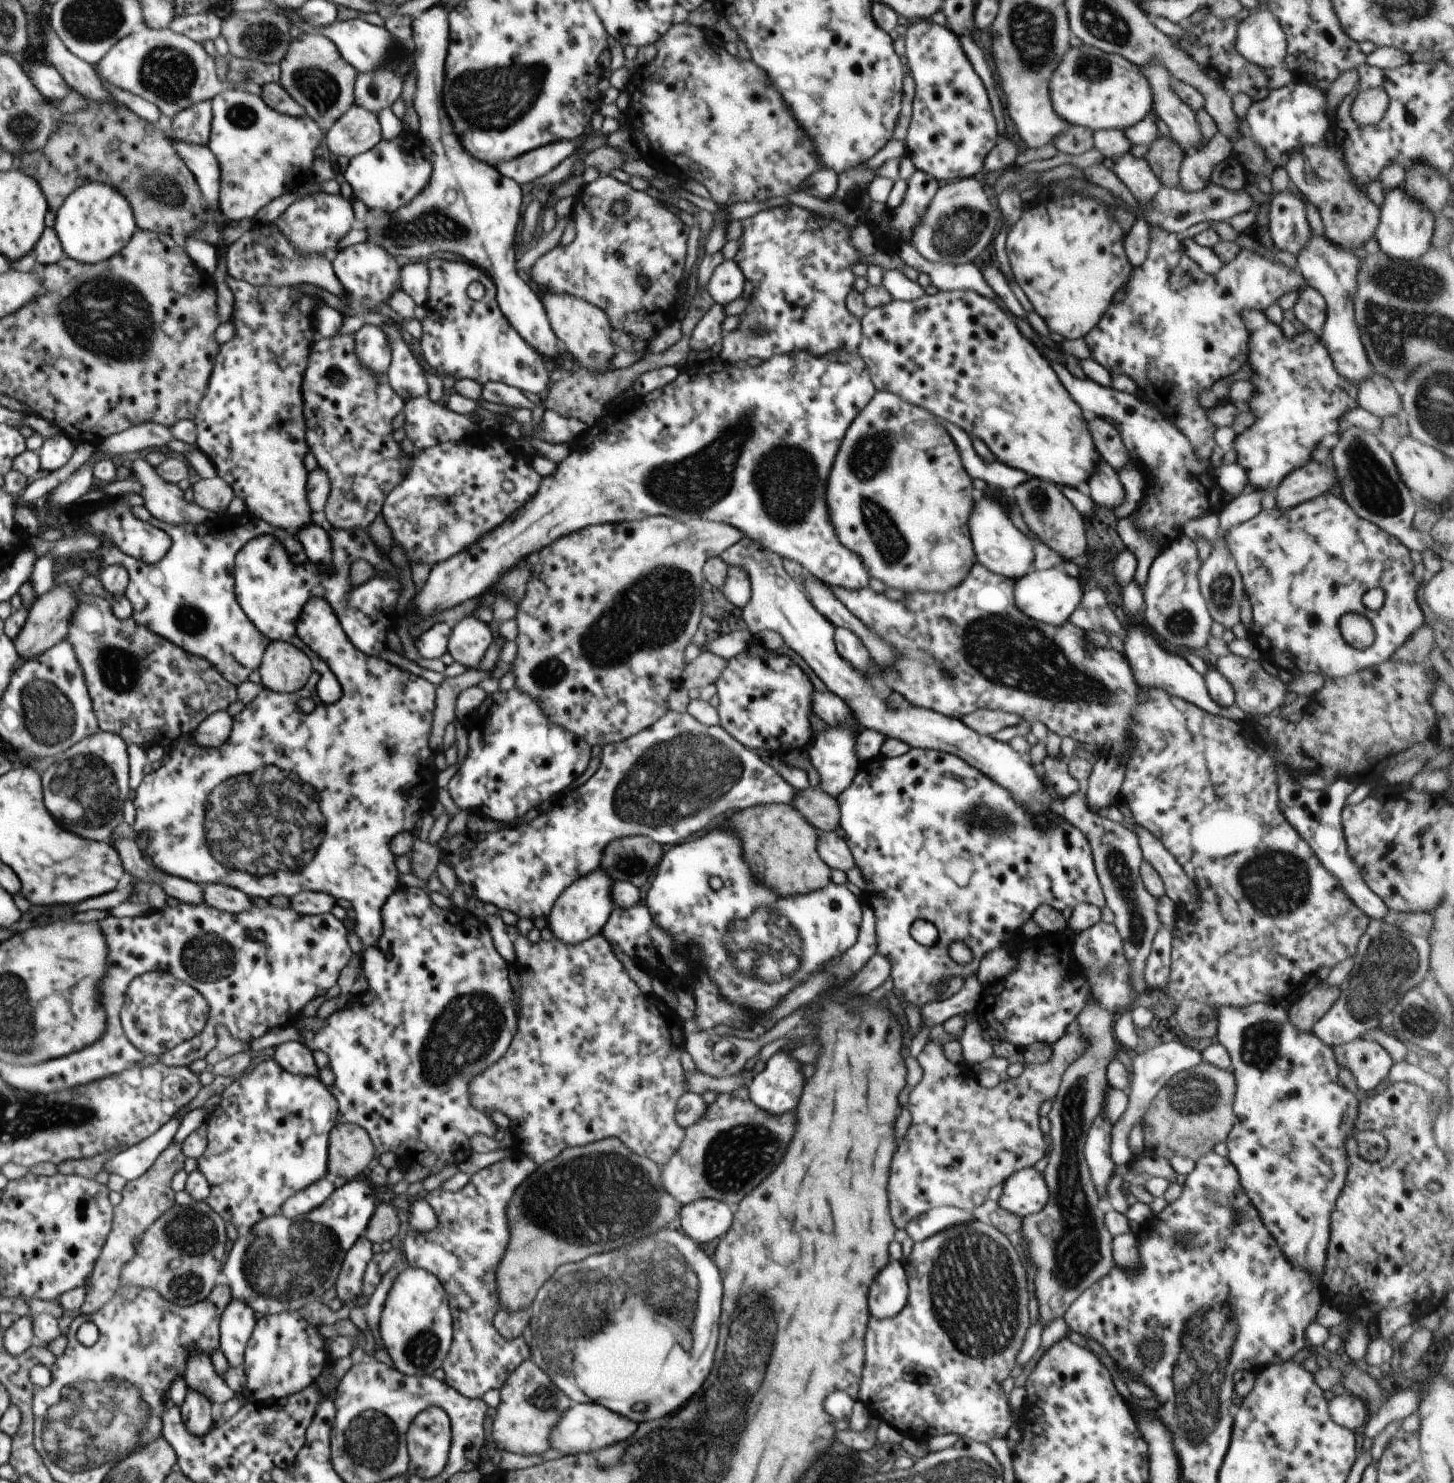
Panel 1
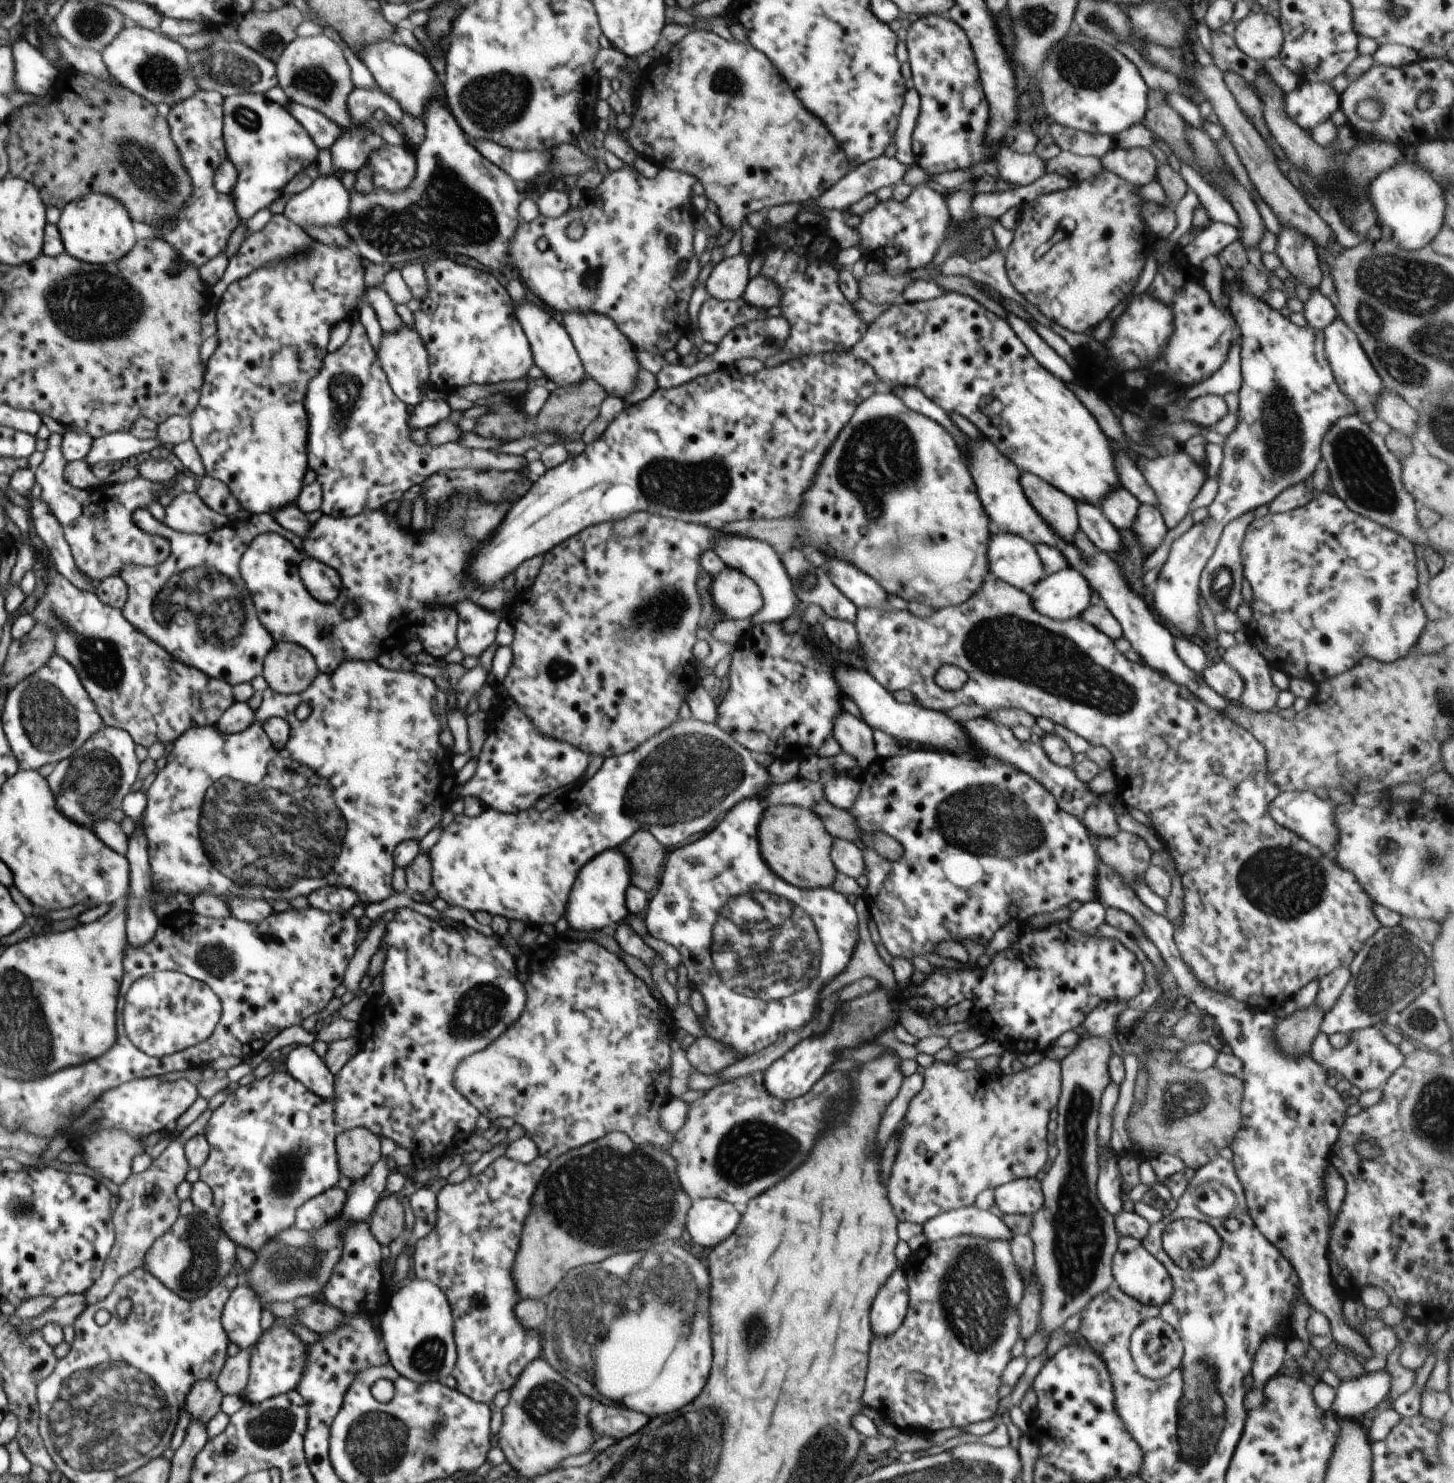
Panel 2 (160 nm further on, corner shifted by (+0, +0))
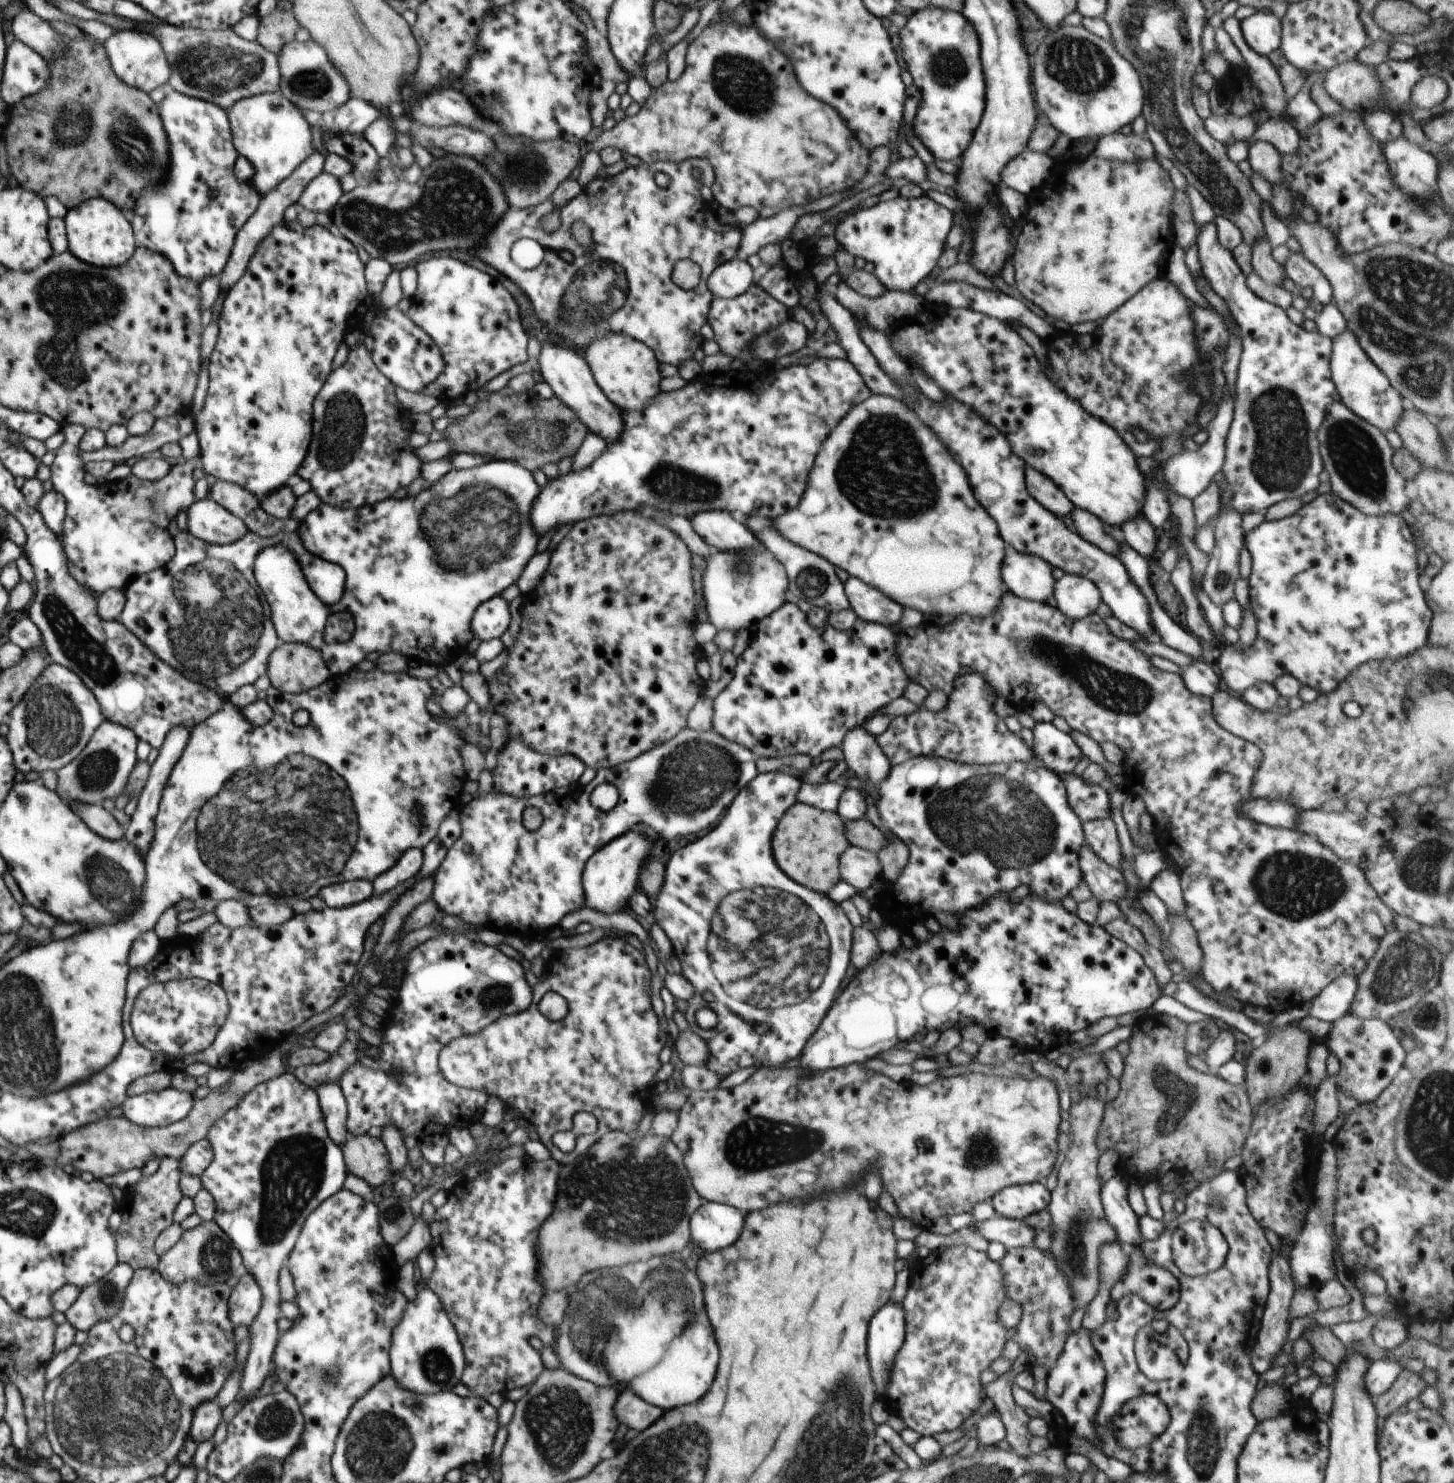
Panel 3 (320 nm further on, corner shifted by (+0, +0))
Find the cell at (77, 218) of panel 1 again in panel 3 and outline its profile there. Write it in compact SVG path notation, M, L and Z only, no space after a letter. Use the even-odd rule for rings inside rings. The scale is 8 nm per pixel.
M92 198L82 202L75 208L68 209L64 218L68 249L72 255L81 262L98 267L120 267L130 261L137 246L134 240L136 234L132 234L133 226L122 216L122 212L116 208L116 204L108 199Z

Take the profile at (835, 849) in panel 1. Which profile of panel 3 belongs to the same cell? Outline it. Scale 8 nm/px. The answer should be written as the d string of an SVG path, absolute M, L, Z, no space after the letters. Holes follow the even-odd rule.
M849 845L842 852L839 872L841 880L848 882L861 893L883 877L882 866L876 853L853 845Z

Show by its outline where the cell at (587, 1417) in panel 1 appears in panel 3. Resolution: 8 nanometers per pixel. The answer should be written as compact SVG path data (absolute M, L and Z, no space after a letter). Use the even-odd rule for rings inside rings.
M624 1390L618 1396L616 1404L614 1404L614 1416L616 1420L620 1420L620 1424L626 1424L628 1430L644 1430L649 1428L663 1416L663 1410L650 1406L648 1402L644 1402L640 1396L636 1396L632 1390Z

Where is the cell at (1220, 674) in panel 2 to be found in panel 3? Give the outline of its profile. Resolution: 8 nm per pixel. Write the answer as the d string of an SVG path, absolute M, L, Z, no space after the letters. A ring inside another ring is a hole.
M1333 493L1320 494L1314 501L1304 504L1296 514L1283 520L1265 521L1254 530L1250 530L1245 535L1244 547L1252 556L1252 574L1250 574L1247 582L1249 584L1250 610L1252 610L1257 622L1257 636L1254 644L1248 650L1238 652L1238 650L1233 650L1231 645L1225 643L1221 648L1222 655L1218 658L1219 677L1234 692L1244 694L1256 682L1268 682L1268 684L1274 685L1276 678L1288 674L1296 678L1301 685L1310 686L1310 688L1318 690L1319 694L1326 694L1326 692L1336 690L1350 672L1353 672L1358 666L1366 662L1373 659L1386 660L1386 658L1398 660L1398 658L1413 654L1427 645L1433 614L1428 608L1425 587L1422 586L1424 581L1424 576L1422 575L1423 566L1417 562L1417 544L1413 537L1413 532L1400 515L1364 515L1360 510L1341 500Z

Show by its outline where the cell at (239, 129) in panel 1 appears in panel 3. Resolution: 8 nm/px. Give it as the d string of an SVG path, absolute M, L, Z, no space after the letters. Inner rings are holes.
M280 92L263 93L239 99L232 108L228 108L227 116L234 148L236 148L238 156L244 156L254 166L256 174L252 176L250 183L261 197L272 192L280 182L284 182L294 170L297 170L304 160L308 160L316 152L312 144L310 124L306 121L304 114L300 112L300 108L289 102Z

